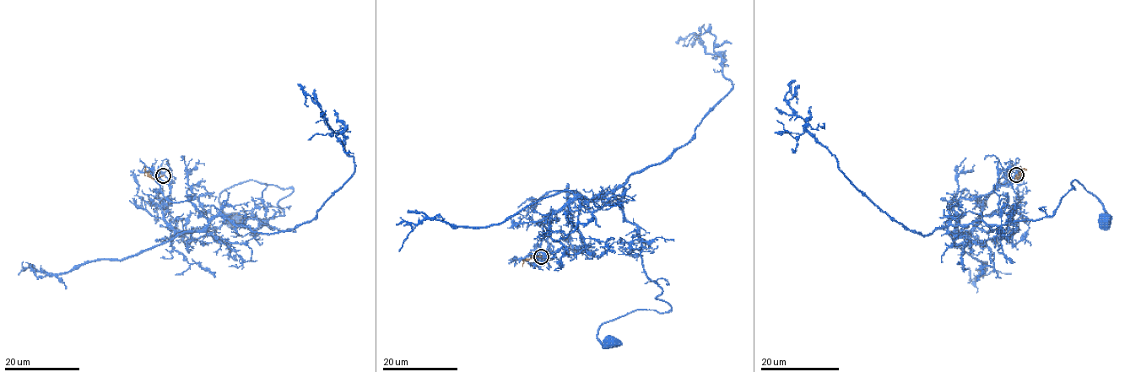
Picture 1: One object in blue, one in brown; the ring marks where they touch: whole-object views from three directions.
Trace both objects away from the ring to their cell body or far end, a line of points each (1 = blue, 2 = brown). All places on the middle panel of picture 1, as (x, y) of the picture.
1: (542, 256), (540, 222), (568, 202), (619, 203), (671, 309), (604, 322), (597, 338), (610, 342)
2: (542, 256), (523, 261), (522, 266)

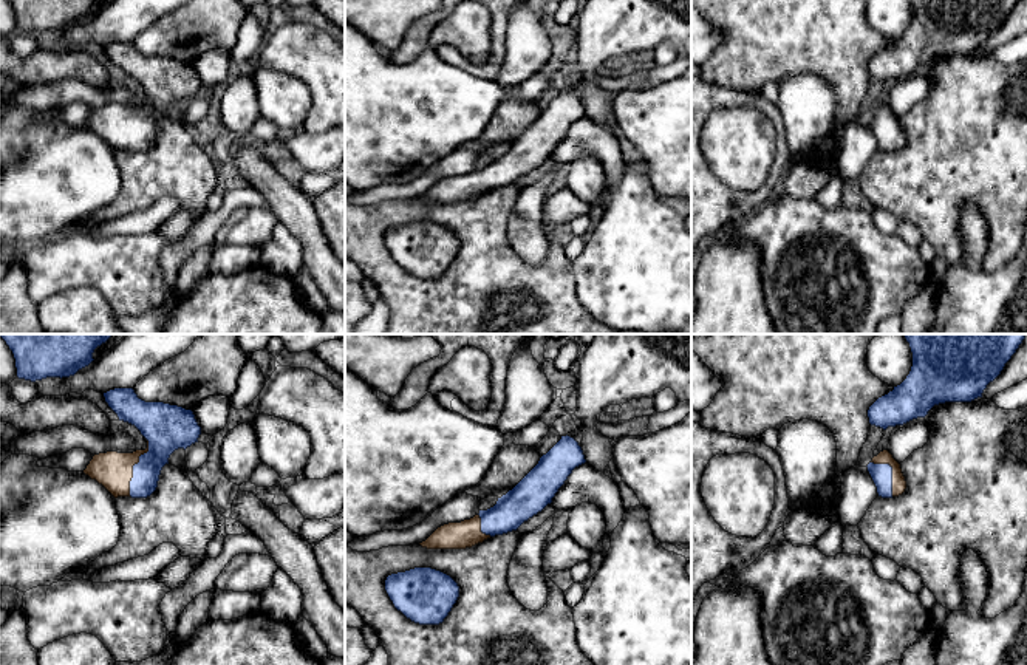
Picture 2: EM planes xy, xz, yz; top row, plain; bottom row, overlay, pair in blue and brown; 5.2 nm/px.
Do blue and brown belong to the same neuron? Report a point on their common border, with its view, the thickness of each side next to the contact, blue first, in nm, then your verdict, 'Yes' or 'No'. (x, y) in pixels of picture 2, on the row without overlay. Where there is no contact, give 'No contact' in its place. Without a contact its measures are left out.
Touches blue at xy (133, 121). Thickness 220 nm (blue) against 190 nm. Yes

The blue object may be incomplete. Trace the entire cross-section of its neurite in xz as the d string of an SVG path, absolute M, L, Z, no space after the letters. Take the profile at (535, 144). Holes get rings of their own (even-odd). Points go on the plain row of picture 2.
M568 88L561 90L493 161L479 164L470 173L444 178L419 198L427 203L466 203L490 190L517 184L551 158L572 124L585 116L578 96Z

